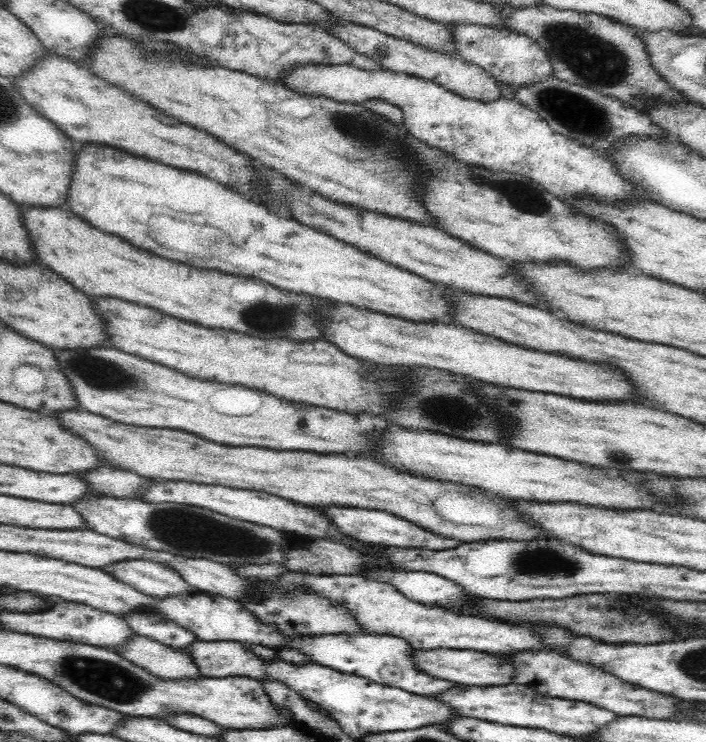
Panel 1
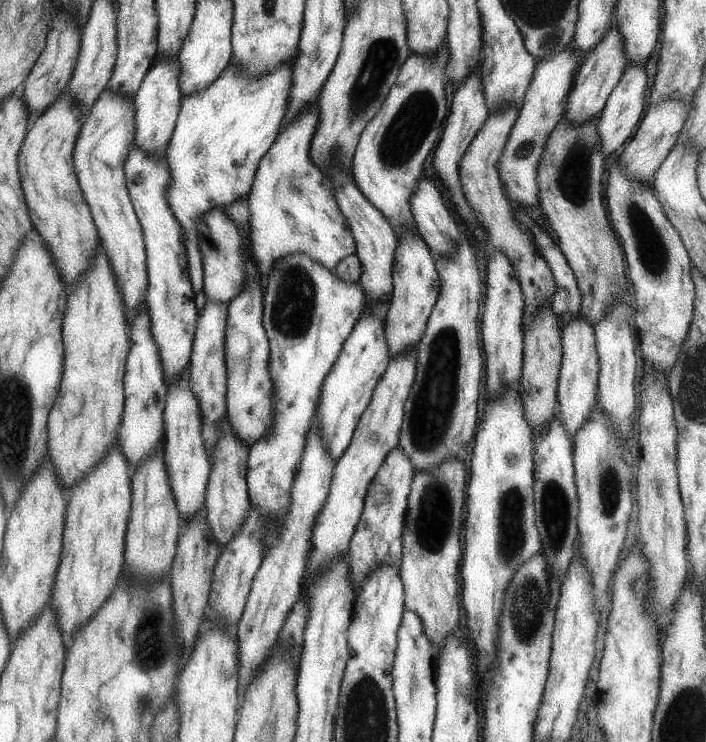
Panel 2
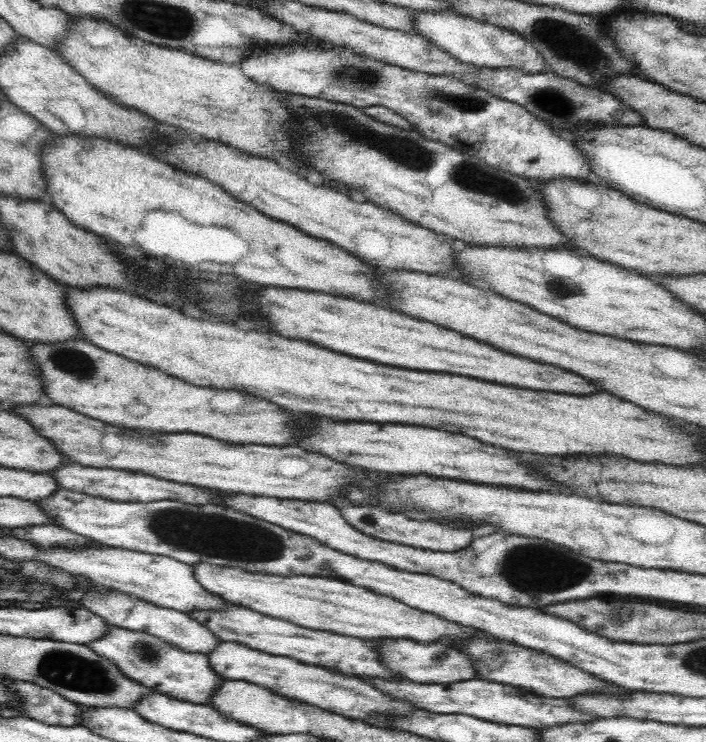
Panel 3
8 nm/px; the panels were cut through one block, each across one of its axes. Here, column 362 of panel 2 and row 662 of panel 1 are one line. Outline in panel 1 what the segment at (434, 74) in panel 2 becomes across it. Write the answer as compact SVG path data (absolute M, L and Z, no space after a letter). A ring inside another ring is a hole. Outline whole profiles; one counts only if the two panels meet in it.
M132 634L112 649L135 667L147 671L161 681L201 679L200 669L186 649L174 649L147 636Z

